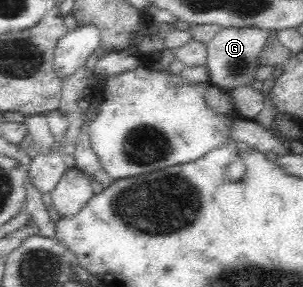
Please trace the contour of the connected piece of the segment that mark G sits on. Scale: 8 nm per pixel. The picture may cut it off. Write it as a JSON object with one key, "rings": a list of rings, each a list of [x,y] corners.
{"rings":[[[221,27],[215,36],[206,44],[208,52],[208,83],[218,85],[226,92],[235,85],[251,84],[250,80],[254,68],[259,65],[256,56],[266,43],[271,31],[257,27]]]}

